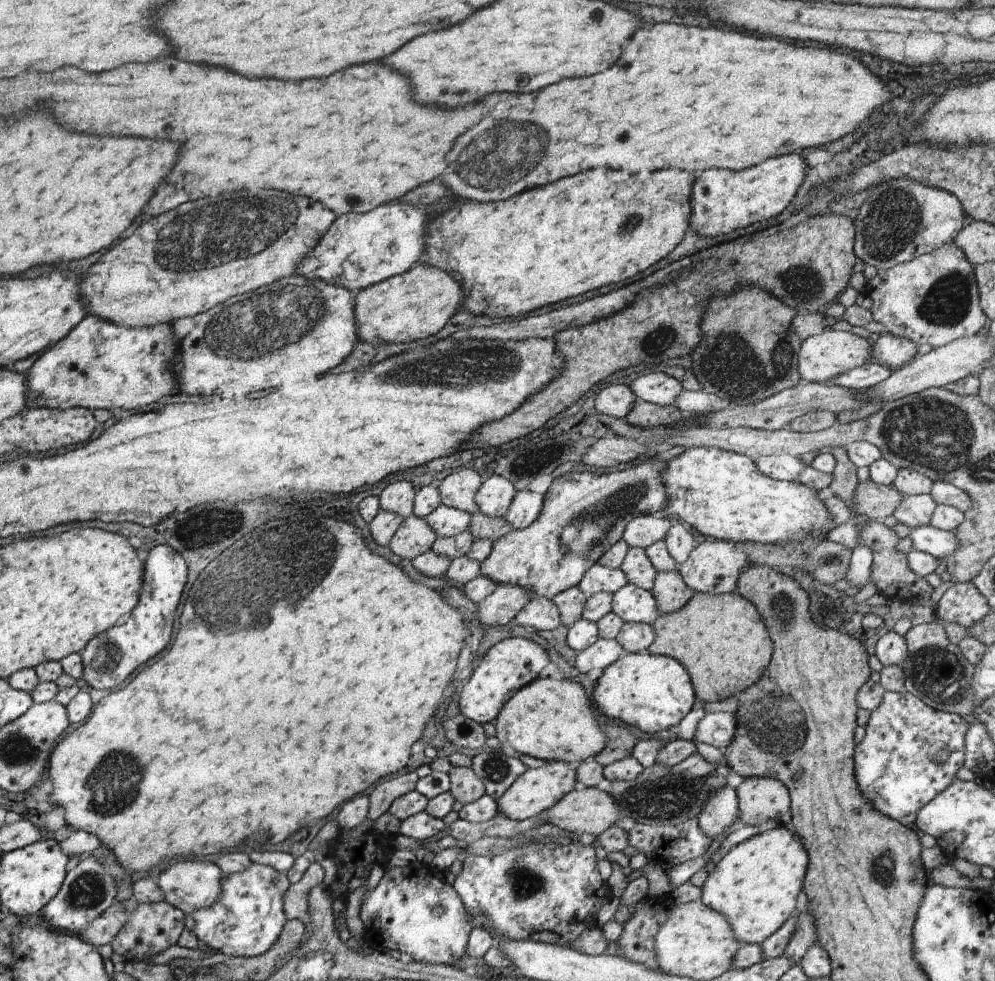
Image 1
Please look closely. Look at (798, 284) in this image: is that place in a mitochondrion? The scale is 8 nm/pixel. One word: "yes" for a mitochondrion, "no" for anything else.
yes

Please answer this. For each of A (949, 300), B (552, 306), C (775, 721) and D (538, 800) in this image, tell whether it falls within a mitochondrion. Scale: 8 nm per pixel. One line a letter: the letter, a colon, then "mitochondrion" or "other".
A: mitochondrion
B: other
C: mitochondrion
D: other

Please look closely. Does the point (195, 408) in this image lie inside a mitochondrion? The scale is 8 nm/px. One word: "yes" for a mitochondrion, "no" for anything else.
no

